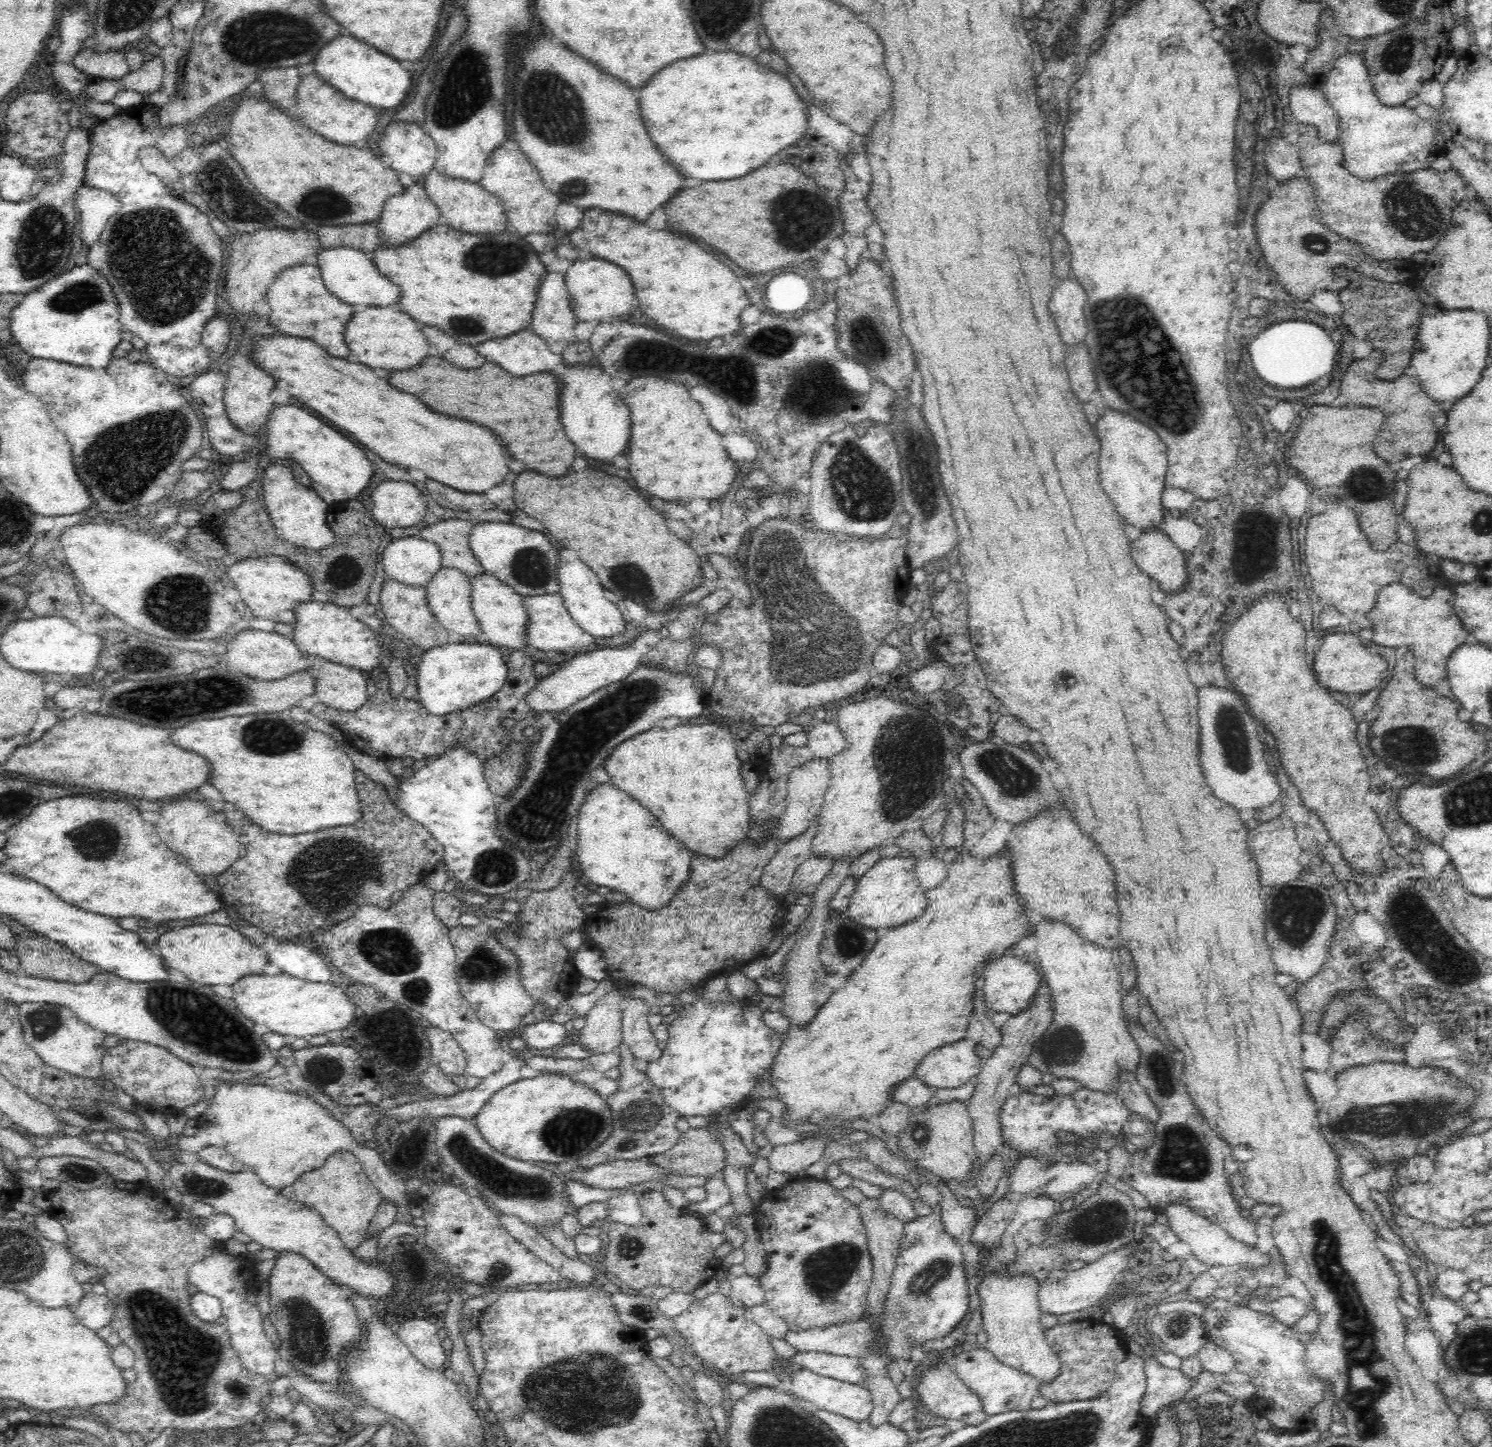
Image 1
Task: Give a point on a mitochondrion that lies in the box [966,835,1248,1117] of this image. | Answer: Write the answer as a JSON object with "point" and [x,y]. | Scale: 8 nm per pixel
{"point":[1064,1045]}

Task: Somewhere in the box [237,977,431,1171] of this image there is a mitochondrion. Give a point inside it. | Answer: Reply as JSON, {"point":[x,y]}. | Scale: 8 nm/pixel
{"point":[322,1068]}

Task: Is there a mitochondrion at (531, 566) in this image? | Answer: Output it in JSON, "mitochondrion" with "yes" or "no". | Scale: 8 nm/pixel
{"mitochondrion":"yes"}

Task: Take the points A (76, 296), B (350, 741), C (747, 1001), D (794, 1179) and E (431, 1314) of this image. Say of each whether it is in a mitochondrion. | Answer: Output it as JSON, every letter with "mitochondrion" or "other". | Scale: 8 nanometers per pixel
{"A":"mitochondrion","B":"other","C":"other","D":"other","E":"other"}

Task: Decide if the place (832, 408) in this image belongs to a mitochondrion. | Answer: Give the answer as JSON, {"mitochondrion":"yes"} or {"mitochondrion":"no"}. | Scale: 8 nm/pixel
{"mitochondrion":"no"}

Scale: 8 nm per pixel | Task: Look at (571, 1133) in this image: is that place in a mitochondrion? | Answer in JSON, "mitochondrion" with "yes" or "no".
{"mitochondrion":"yes"}

